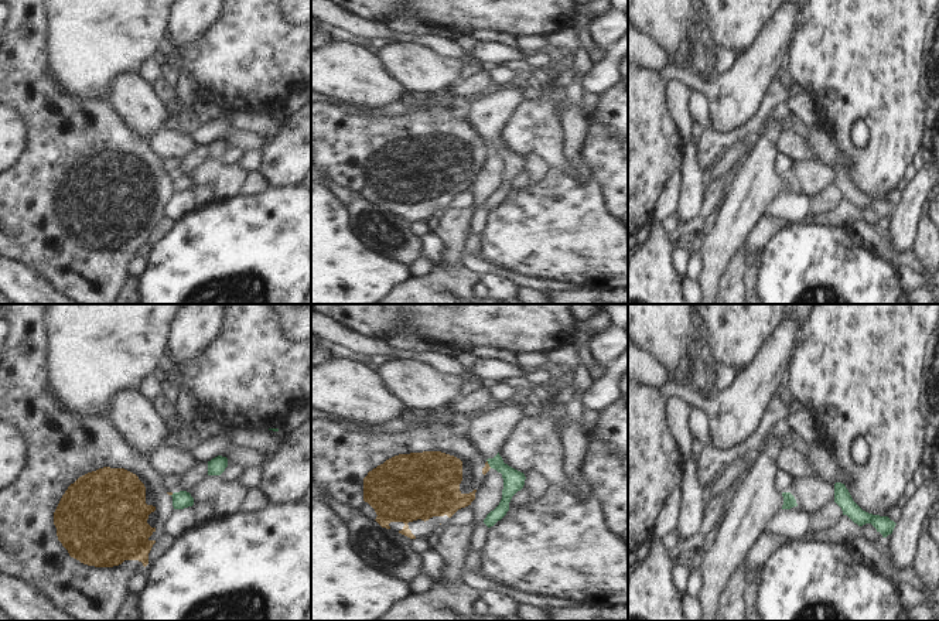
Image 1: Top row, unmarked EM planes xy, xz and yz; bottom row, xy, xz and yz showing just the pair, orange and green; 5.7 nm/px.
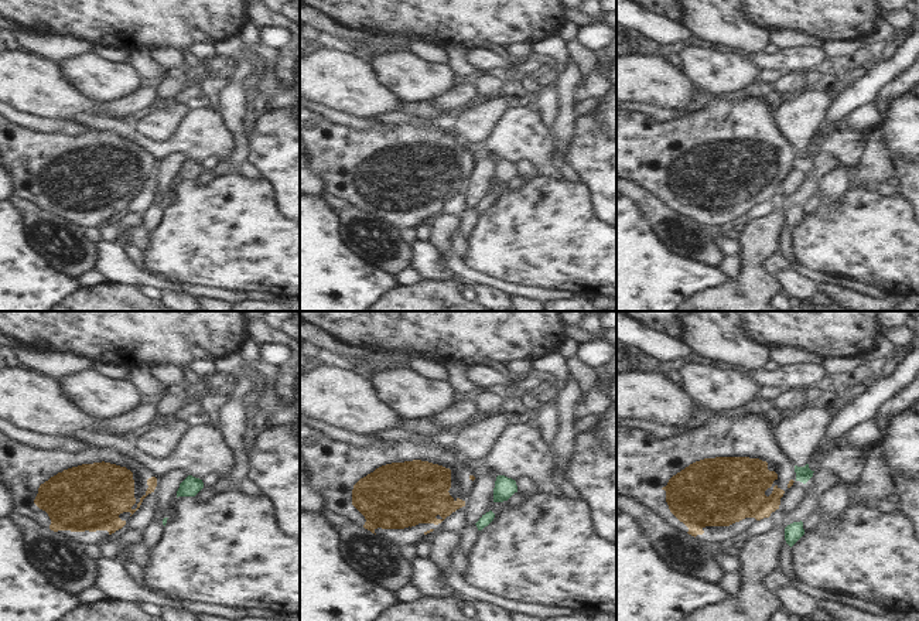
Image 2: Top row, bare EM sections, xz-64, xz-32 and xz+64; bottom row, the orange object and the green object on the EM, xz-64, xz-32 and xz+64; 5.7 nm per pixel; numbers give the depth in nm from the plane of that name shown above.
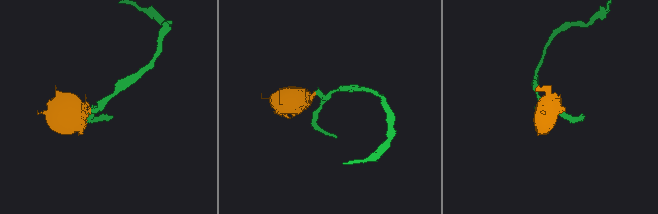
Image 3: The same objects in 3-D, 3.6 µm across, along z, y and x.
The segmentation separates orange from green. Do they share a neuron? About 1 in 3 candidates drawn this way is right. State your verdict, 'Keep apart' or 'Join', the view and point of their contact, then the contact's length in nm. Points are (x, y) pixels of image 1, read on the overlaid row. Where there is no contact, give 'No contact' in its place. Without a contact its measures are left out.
Keep apart. Touches orange at xz (488, 464). Shared border 50 nm.

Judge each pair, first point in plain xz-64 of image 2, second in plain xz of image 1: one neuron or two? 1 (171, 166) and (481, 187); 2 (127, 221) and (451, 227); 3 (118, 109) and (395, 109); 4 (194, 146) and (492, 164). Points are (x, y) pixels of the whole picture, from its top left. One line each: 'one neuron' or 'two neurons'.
1: one neuron
2: one neuron
3: two neurons
4: two neurons

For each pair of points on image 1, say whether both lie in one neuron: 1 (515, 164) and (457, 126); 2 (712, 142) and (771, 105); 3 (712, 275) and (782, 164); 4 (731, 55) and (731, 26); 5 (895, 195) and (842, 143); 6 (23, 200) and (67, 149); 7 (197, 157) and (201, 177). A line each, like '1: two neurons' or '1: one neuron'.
1: two neurons
2: one neuron
3: two neurons
4: two neurons
5: two neurons
6: one neuron
7: two neurons

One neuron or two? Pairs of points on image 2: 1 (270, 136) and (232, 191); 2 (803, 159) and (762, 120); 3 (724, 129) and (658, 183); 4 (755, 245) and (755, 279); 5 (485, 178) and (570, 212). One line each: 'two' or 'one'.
1: two
2: two
3: one
4: one
5: two

